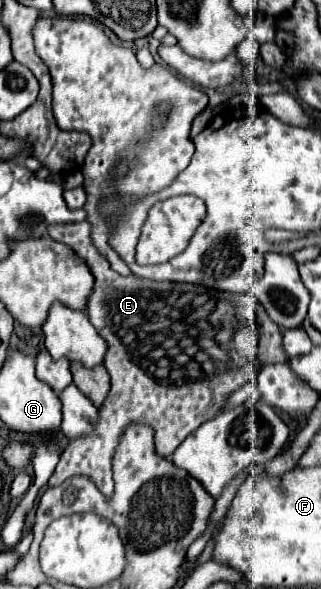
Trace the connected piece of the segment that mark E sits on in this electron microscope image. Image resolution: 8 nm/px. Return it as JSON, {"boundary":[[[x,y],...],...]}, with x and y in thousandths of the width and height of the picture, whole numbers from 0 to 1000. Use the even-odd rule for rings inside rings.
{"boundary":[[[277,375],[159,382],[146,396],[171,409],[215,416],[271,443],[271,450],[283,450],[296,487],[277,504],[283,511],[271,514],[271,535],[340,586],[327,623],[346,637],[346,664],[308,694],[296,735],[246,742],[202,759],[178,796],[153,813],[153,827],[184,823],[227,806],[271,806],[302,830],[340,844],[352,837],[346,779],[371,756],[371,742],[402,718],[464,722],[483,735],[483,766],[502,776],[520,776],[589,735],[676,705],[695,694],[695,674],[745,660],[751,647],[763,647],[757,640],[732,643],[763,620],[726,610],[676,610],[682,582],[670,579],[688,555],[676,511],[682,504],[713,511],[726,504],[632,484],[526,477],[489,480],[433,470],[377,470],[340,453],[340,443],[290,416]],[[620,528],[639,531],[614,538]]]}

